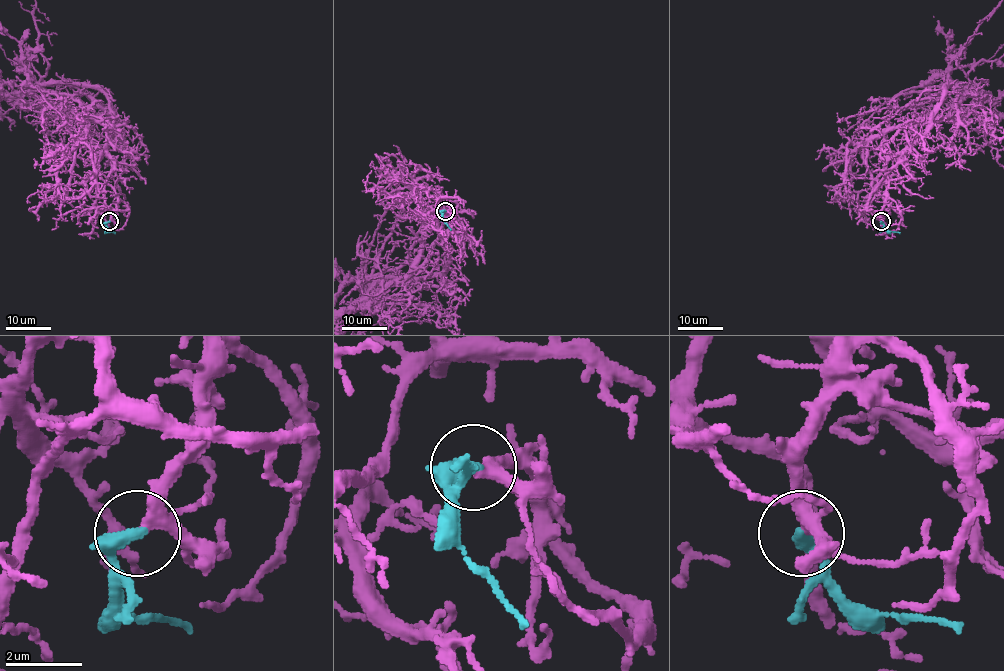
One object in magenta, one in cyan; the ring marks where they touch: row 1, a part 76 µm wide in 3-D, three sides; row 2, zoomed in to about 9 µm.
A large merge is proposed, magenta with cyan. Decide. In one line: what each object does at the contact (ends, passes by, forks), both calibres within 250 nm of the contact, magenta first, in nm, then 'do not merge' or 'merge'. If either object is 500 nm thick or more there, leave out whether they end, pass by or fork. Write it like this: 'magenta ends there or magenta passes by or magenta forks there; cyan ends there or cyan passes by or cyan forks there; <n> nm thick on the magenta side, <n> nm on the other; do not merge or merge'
magenta forks there; cyan ends there; 240 nm thick on the magenta side, 440 nm on the other; merge

